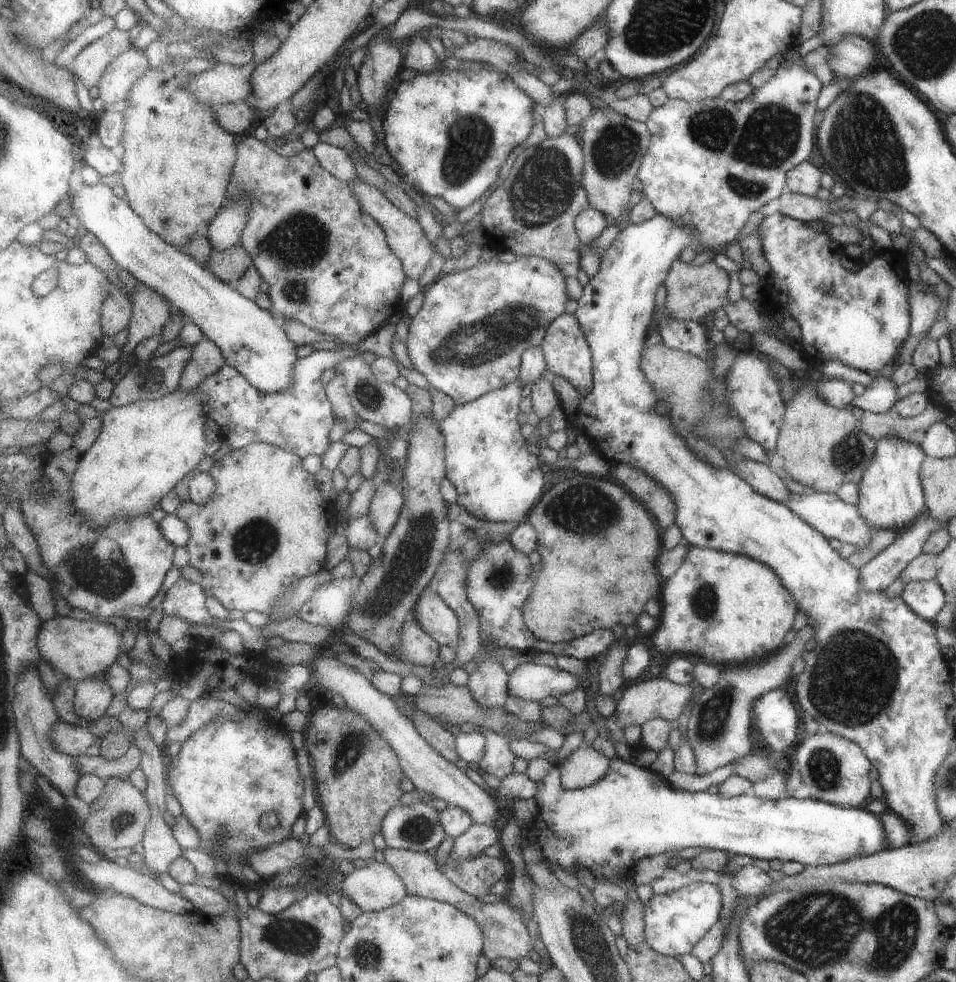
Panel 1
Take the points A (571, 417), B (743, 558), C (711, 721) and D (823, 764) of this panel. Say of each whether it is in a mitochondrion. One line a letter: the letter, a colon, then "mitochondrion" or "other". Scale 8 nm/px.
A: other
B: other
C: mitochondrion
D: mitochondrion

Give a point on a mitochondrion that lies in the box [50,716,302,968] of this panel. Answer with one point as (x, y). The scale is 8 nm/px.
(221, 833)

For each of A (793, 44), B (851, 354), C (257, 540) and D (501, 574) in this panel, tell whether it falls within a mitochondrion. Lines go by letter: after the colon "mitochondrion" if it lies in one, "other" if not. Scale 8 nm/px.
A: other
B: other
C: mitochondrion
D: mitochondrion

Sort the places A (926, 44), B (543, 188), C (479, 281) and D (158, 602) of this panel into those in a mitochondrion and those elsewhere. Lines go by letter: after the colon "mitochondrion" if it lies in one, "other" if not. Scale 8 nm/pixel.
A: mitochondrion
B: mitochondrion
C: mitochondrion
D: other

